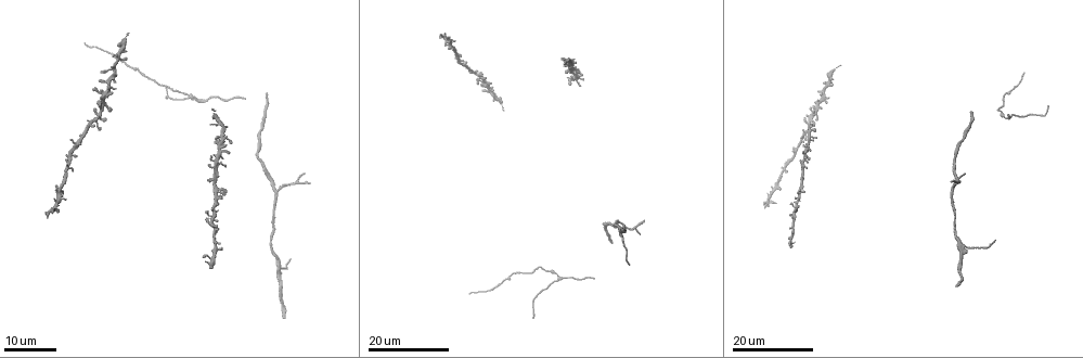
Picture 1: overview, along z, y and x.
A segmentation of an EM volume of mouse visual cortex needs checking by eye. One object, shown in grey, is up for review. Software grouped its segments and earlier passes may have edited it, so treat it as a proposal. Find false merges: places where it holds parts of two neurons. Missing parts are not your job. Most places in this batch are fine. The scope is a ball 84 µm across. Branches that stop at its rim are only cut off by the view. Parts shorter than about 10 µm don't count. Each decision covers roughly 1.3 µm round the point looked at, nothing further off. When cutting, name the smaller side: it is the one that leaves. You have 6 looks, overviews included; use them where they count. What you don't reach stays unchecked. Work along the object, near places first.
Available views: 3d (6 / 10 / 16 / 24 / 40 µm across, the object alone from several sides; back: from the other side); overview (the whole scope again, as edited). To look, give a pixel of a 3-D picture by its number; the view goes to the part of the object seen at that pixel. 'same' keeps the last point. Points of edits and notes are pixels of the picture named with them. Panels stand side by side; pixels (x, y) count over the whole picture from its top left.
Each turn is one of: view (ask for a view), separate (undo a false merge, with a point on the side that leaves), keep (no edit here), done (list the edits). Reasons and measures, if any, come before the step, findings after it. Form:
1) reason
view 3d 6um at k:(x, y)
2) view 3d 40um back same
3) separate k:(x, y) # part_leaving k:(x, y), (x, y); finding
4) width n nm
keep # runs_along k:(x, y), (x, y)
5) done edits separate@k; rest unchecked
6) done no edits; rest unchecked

view 3d 24um at 1:(147, 75)

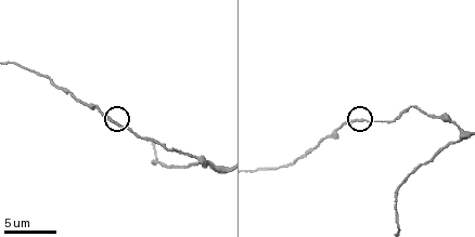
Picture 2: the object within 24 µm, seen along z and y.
view 3d 10um at 2:(356, 120)

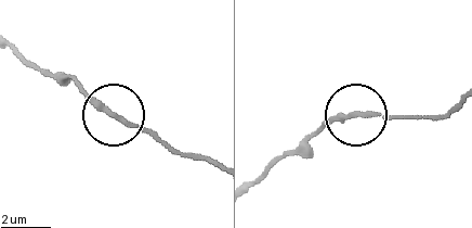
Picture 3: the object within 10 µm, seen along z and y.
keep # one neuron here

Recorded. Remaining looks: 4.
view 3d 16um at 1:(954, 159)

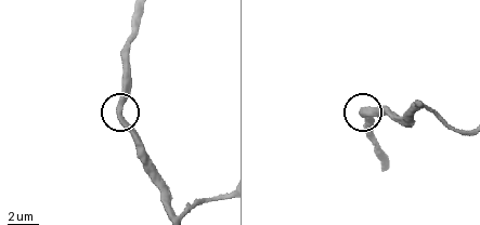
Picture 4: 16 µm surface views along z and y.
view 3d 6um at 4:(120, 108)

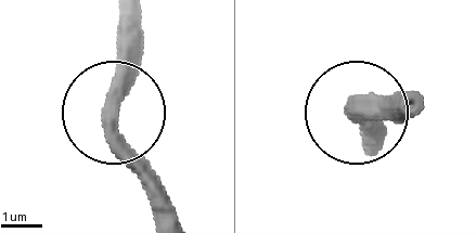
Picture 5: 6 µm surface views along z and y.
keep # one neuron here

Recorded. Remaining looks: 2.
a narrow waist
view 3d 10um at 2:(214, 169)

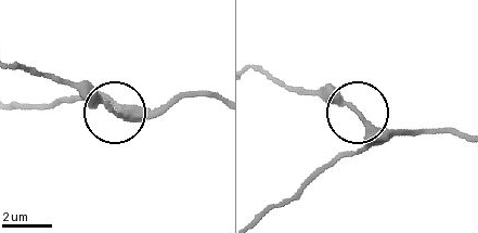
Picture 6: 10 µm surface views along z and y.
keep # continuous, no second neuron

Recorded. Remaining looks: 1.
done no edits; rest unchecked

